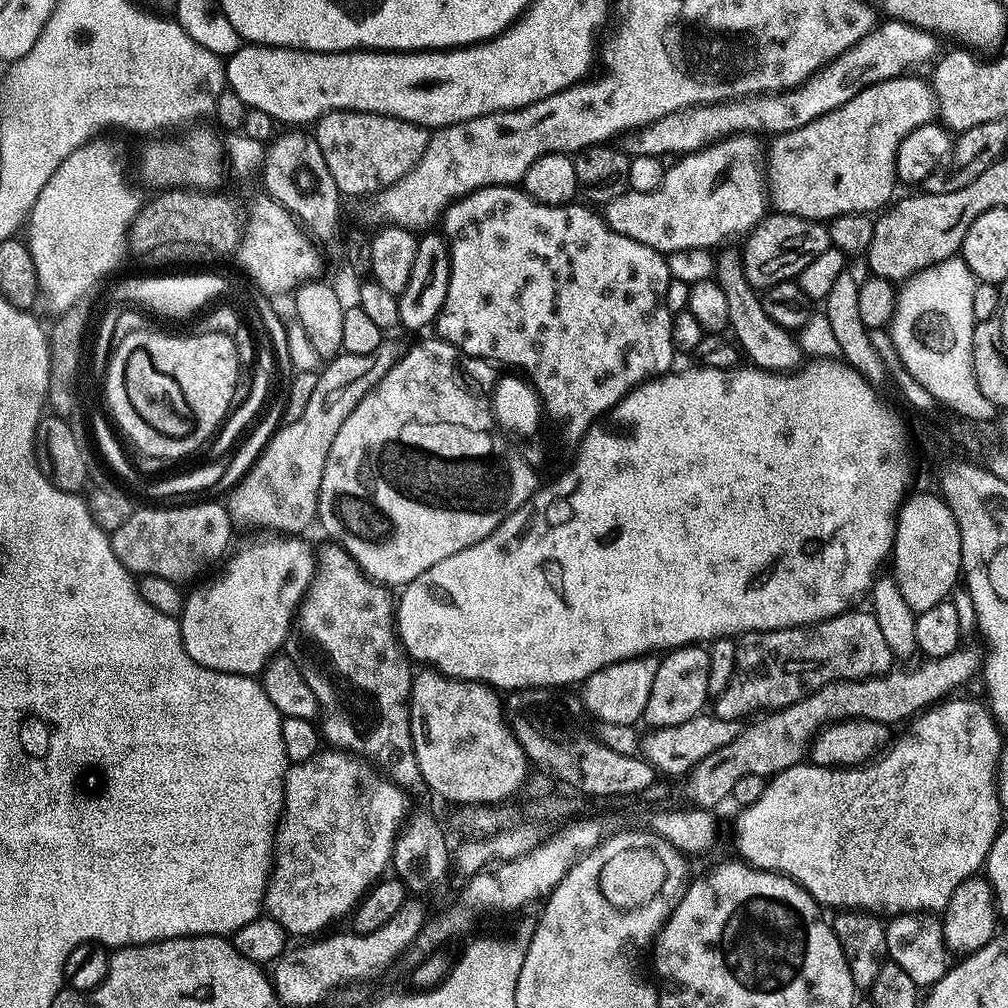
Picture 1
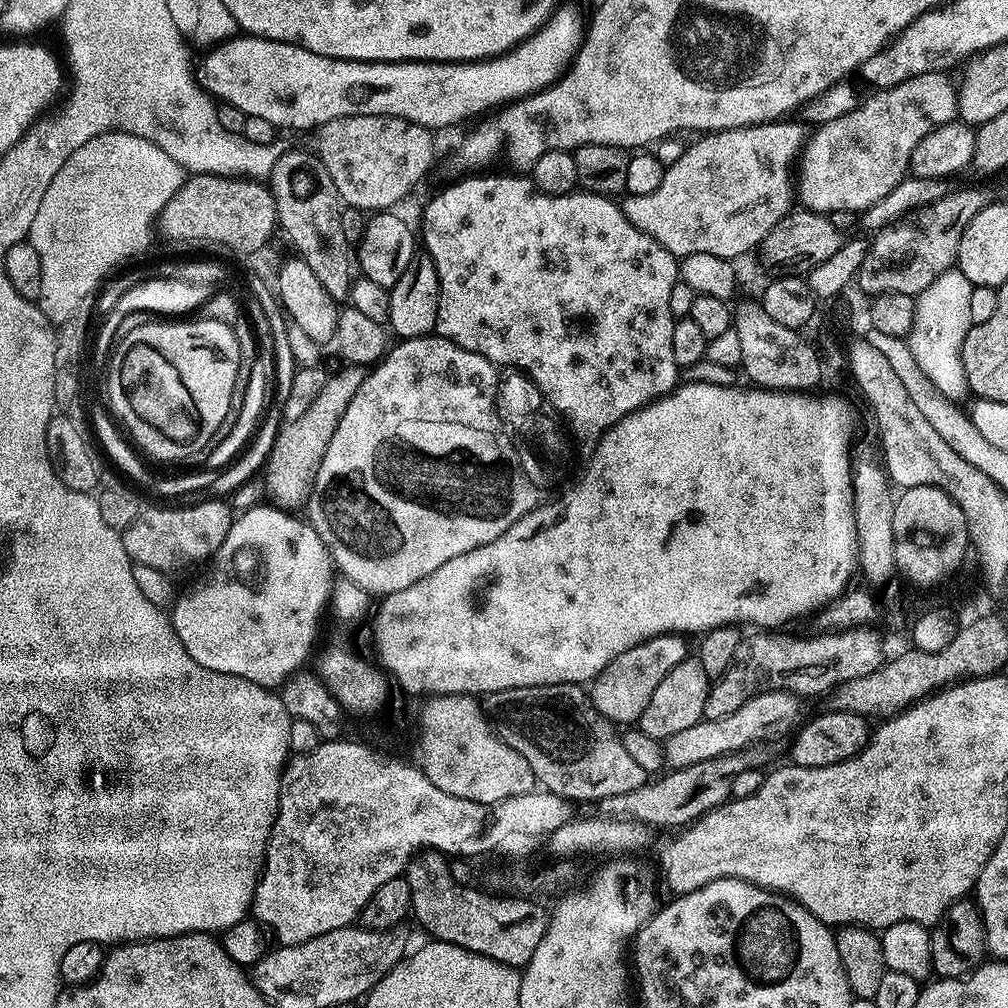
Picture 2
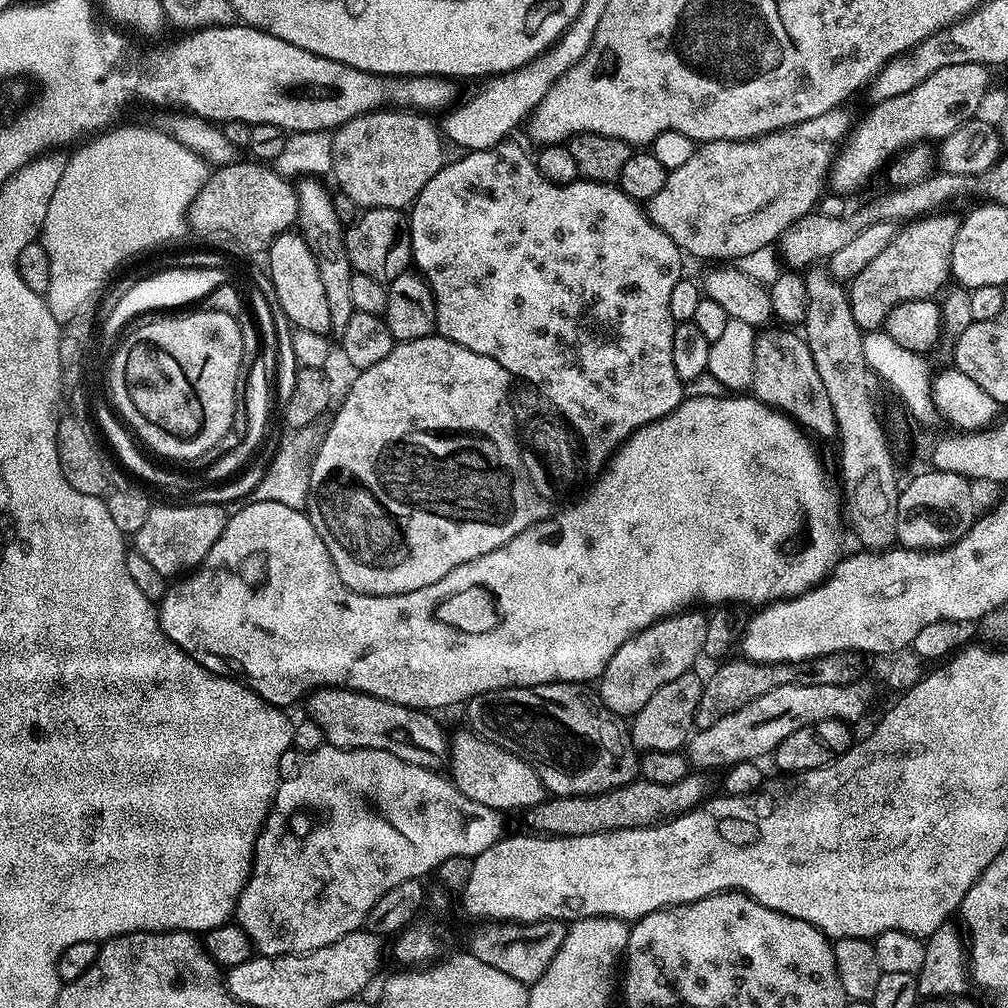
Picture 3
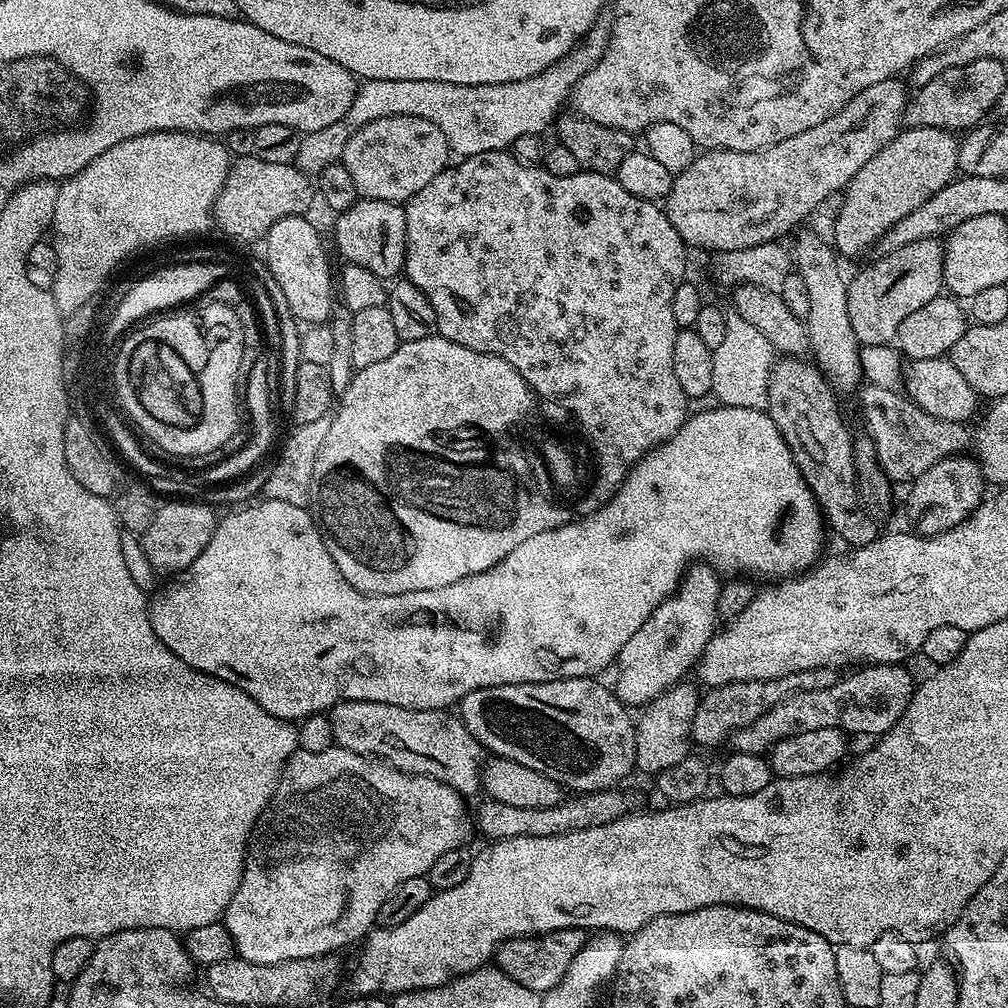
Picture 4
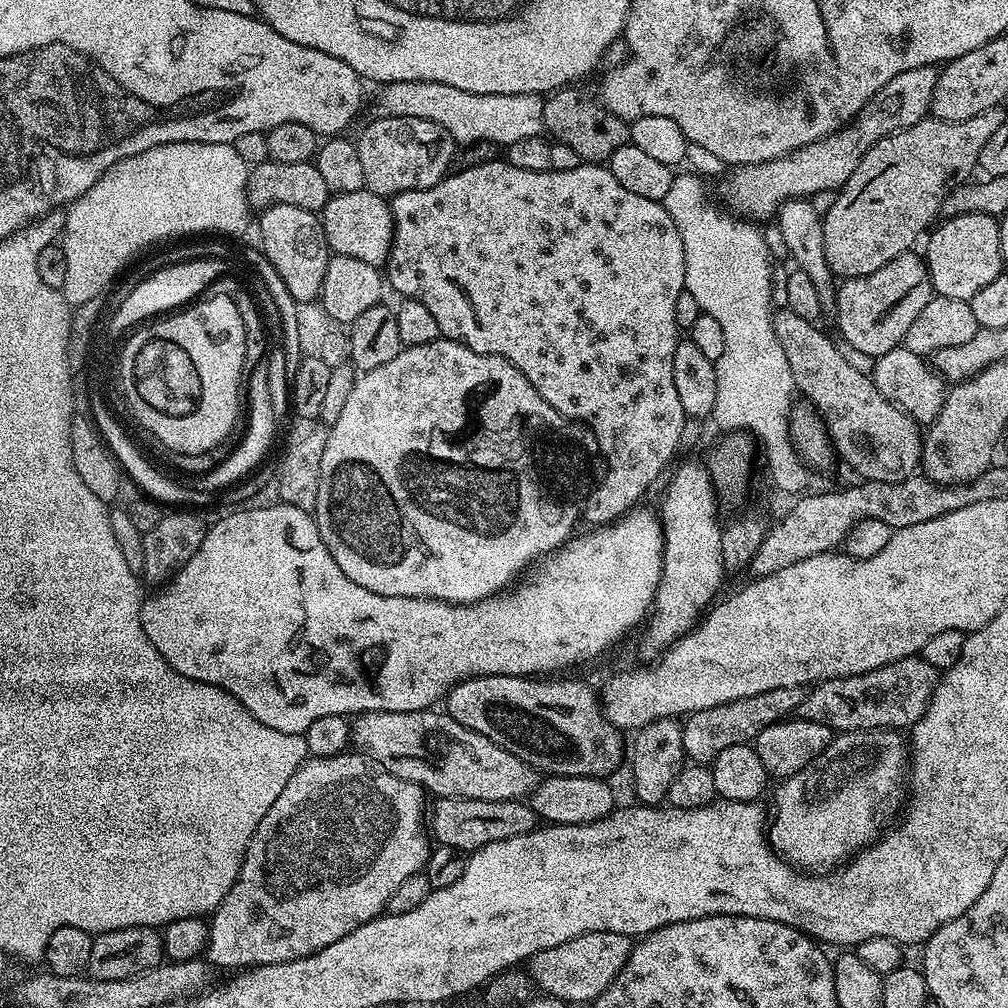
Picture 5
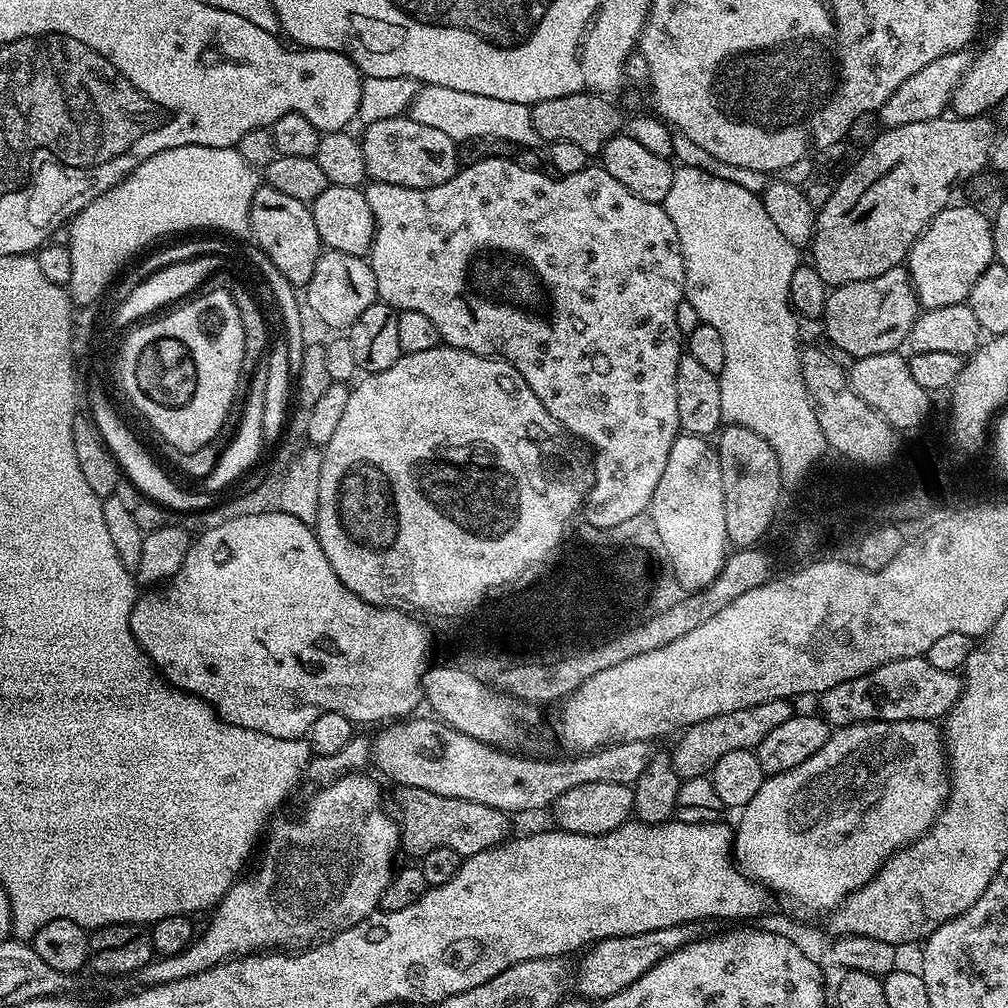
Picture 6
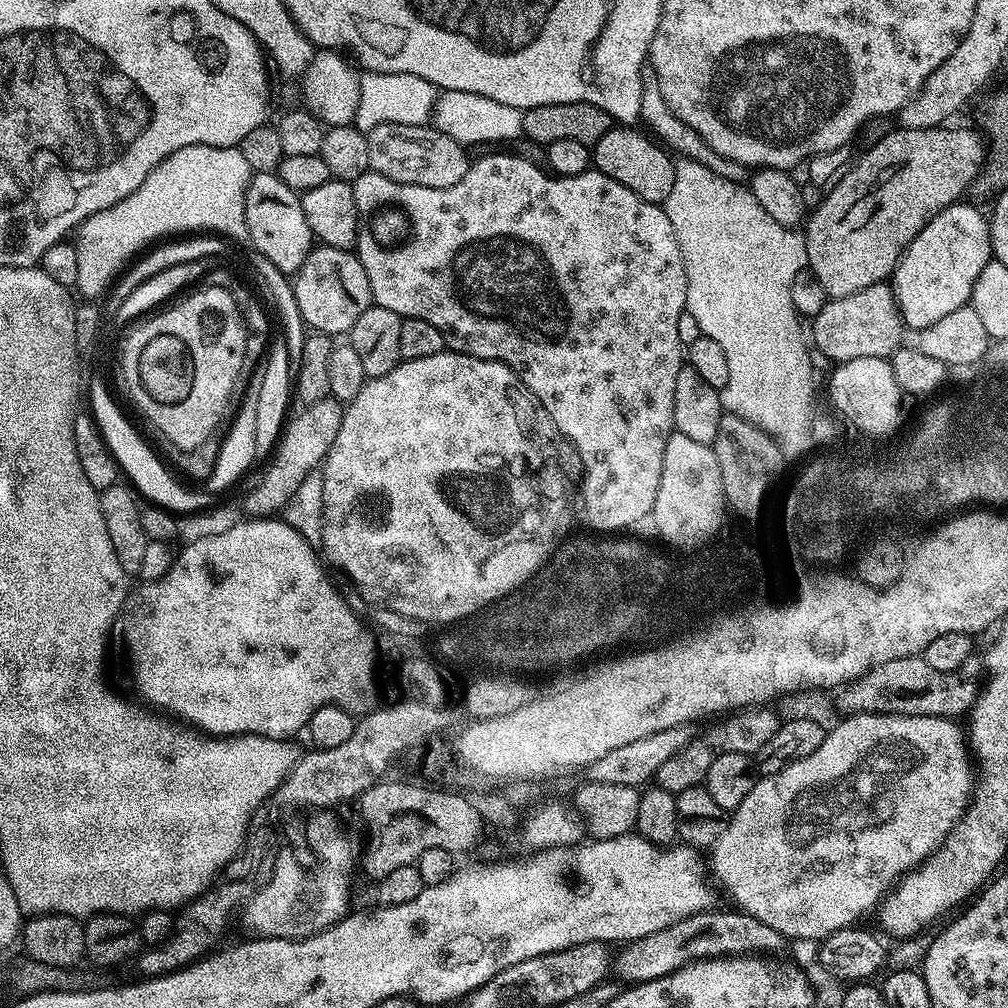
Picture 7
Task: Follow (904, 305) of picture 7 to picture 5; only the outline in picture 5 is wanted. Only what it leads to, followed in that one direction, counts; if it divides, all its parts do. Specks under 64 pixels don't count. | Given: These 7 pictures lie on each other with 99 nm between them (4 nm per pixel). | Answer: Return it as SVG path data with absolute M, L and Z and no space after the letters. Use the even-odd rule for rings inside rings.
M949 216L931 229L927 240L926 263L932 279L932 291L937 296L971 301L972 296L982 290L982 286L994 282L994 278L1005 271L1006 261L1002 258L1000 245L1000 221L995 216Z

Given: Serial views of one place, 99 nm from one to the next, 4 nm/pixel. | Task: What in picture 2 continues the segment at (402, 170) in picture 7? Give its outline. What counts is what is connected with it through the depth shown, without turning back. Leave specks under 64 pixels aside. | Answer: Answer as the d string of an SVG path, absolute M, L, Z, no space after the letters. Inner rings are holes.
M339 116L319 125L316 134L314 151L322 166L326 166L341 201L347 206L363 209L368 214L395 209L395 204L403 196L410 195L412 187L431 170L432 155L436 152L432 145L433 133L429 129L393 116Z

